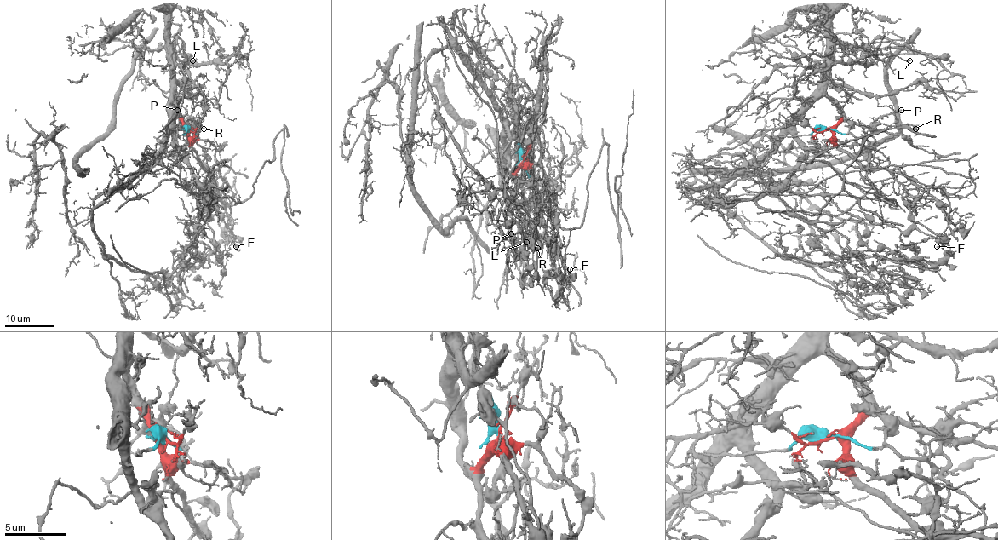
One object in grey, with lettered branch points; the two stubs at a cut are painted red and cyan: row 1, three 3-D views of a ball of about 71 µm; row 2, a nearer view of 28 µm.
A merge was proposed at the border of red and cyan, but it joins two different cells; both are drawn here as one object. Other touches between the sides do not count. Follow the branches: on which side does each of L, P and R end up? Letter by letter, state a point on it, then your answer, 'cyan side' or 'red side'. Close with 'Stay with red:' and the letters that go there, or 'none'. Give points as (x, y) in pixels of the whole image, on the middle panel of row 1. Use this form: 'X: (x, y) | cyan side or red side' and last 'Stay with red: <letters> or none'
L: (526, 242) | red side
P: (511, 233) | red side
R: (537, 248) | cyan side
Stay with red: L, P

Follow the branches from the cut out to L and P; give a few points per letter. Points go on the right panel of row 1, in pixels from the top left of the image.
L: (828, 129), (840, 117), (840, 106), (827, 92), (837, 44), (857, 45), (871, 60), (896, 54), (910, 60)
P: (828, 129), (834, 129), (843, 120), (871, 125), (879, 117), (902, 109)

